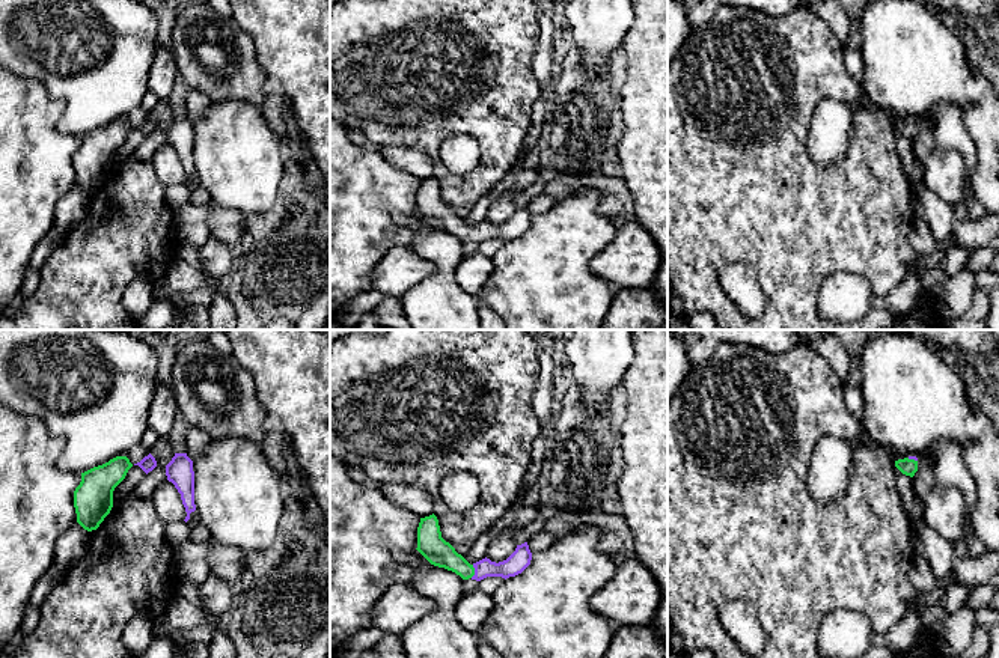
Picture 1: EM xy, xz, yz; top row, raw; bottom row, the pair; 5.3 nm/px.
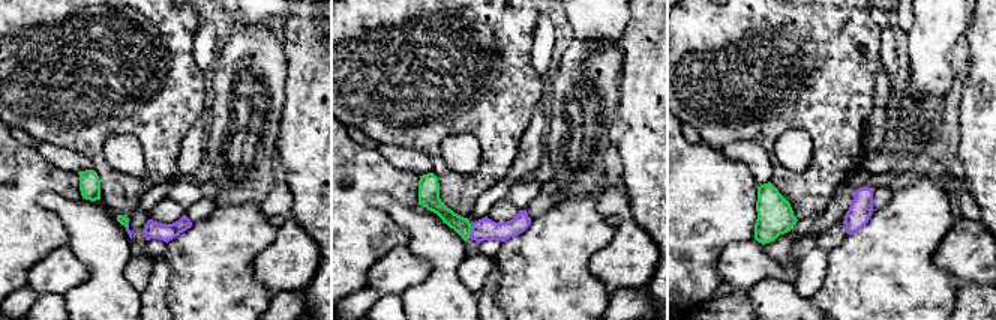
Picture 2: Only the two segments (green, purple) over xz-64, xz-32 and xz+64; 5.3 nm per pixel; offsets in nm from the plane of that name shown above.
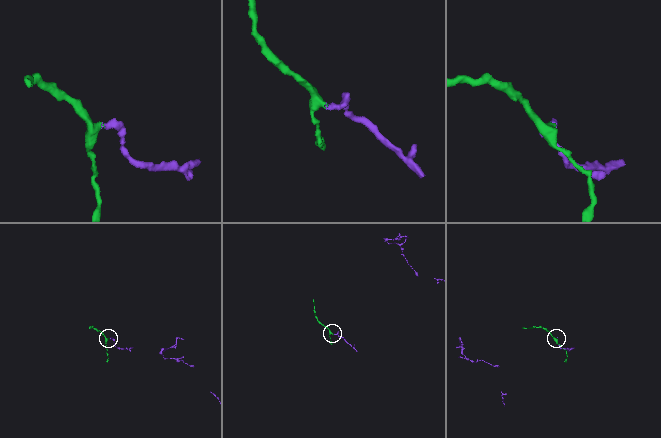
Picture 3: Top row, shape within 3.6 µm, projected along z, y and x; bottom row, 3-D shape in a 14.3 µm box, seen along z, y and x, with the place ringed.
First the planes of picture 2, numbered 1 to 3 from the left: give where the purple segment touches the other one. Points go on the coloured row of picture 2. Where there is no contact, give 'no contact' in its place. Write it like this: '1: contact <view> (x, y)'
1: contact xz-64 (126, 224)
2: contact xz-32 (470, 232)
3: no contact

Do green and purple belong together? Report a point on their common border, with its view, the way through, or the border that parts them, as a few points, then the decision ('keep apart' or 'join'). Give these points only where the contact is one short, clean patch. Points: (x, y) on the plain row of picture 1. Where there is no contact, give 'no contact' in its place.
xz (473, 234) | keep apart

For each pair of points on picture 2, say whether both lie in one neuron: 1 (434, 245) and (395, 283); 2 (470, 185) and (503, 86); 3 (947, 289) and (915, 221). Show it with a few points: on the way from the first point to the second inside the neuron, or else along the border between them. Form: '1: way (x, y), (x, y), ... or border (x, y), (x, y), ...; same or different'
1: border (405, 245), (429, 265), (429, 272), (404, 290); different
2: way (495, 163), (498, 153), (498, 111); same
3: way (930, 274), (915, 259), (915, 238); same

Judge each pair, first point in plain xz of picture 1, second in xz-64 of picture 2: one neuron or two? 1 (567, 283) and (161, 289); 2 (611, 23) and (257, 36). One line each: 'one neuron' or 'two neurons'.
1: two neurons
2: two neurons

